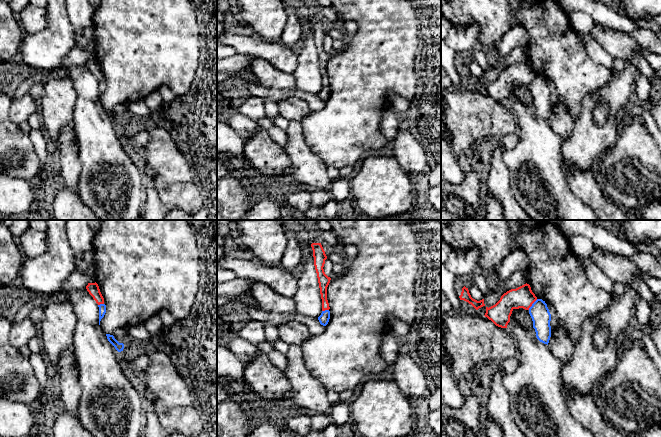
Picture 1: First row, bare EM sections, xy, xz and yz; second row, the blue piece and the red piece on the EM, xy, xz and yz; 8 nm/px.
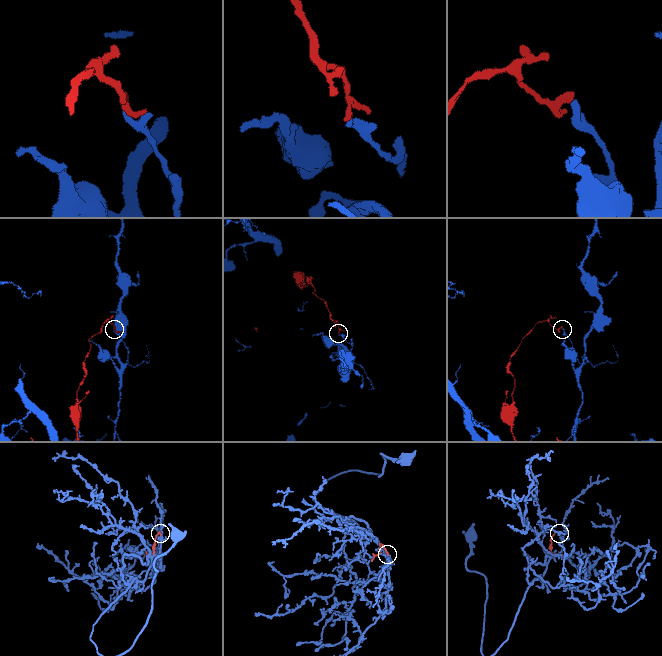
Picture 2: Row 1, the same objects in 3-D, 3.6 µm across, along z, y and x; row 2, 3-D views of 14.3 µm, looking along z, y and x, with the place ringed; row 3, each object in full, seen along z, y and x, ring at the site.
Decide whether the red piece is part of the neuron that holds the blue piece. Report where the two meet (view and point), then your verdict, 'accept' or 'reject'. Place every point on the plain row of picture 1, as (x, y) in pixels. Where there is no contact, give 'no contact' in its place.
contact yz (532, 80); reject

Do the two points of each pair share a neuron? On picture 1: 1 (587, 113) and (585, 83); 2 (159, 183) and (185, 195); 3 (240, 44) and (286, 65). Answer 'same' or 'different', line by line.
1: different
2: same
3: same

